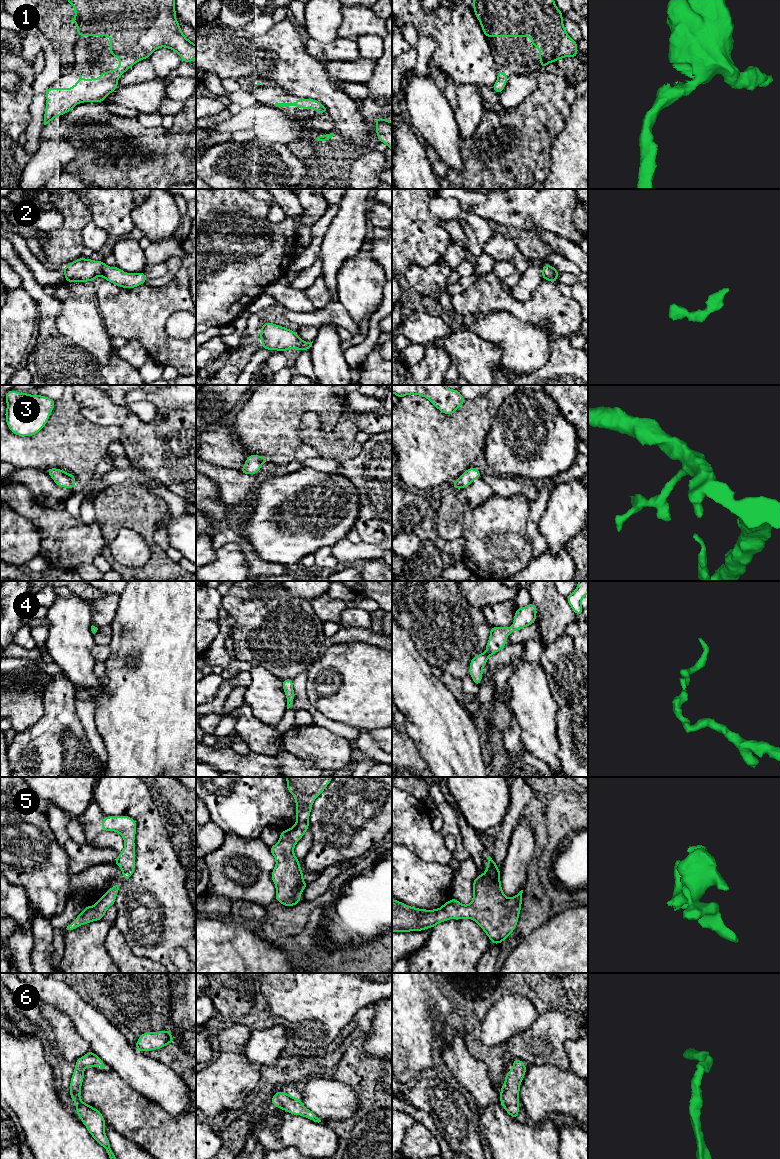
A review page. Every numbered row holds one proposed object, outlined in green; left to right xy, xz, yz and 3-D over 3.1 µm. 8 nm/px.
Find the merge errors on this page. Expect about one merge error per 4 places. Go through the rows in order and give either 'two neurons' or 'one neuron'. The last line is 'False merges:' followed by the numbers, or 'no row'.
1: one neuron
2: one neuron
3: one neuron
4: one neuron
5: one neuron
6: one neuron
False merges: no row

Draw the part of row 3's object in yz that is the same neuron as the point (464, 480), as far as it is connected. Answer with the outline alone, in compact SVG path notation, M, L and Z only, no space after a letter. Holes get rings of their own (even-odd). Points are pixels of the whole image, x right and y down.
M469 468L456 481L452 483L452 487L456 489L468 487L475 479L480 477L481 473L479 472L478 468Z

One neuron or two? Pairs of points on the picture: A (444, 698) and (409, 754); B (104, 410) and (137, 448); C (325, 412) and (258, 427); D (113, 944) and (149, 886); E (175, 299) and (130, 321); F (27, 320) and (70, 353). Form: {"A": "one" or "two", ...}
{"A": "two", "B": "one", "C": "one", "D": "two", "E": "one", "F": "two"}

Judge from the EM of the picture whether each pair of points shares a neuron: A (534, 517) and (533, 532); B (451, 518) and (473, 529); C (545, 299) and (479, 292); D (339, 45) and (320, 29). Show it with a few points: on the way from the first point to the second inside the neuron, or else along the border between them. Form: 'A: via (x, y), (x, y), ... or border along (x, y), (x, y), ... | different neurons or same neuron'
A: via (534, 521), (533, 528) | same neuron
B: border along (482, 503), (468, 509), (462, 516) | different neurons
C: via (529, 306), (513, 306), (495, 296) | same neuron
D: border along (310, 37), (321, 42), (331, 42), (337, 38) | different neurons

